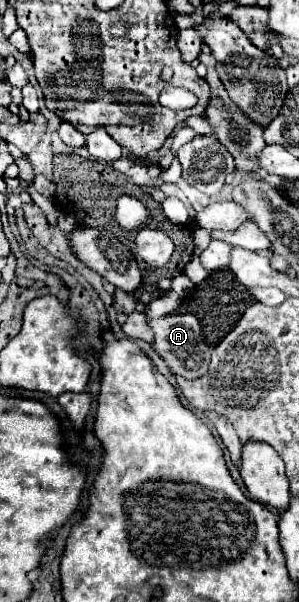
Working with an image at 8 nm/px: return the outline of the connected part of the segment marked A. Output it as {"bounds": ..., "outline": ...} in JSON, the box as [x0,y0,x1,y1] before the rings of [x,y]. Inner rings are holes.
{"bounds":[146,313,210,379],"outline":[[[170,313],[170,315],[156,317],[156,319],[146,319],[146,321],[148,321],[150,329],[154,331],[152,347],[166,361],[170,371],[174,371],[176,375],[182,375],[184,379],[196,379],[196,377],[202,377],[208,371],[210,345],[204,343],[202,327],[200,327],[200,323],[194,315],[190,315],[190,313],[186,313],[186,315]]]}

